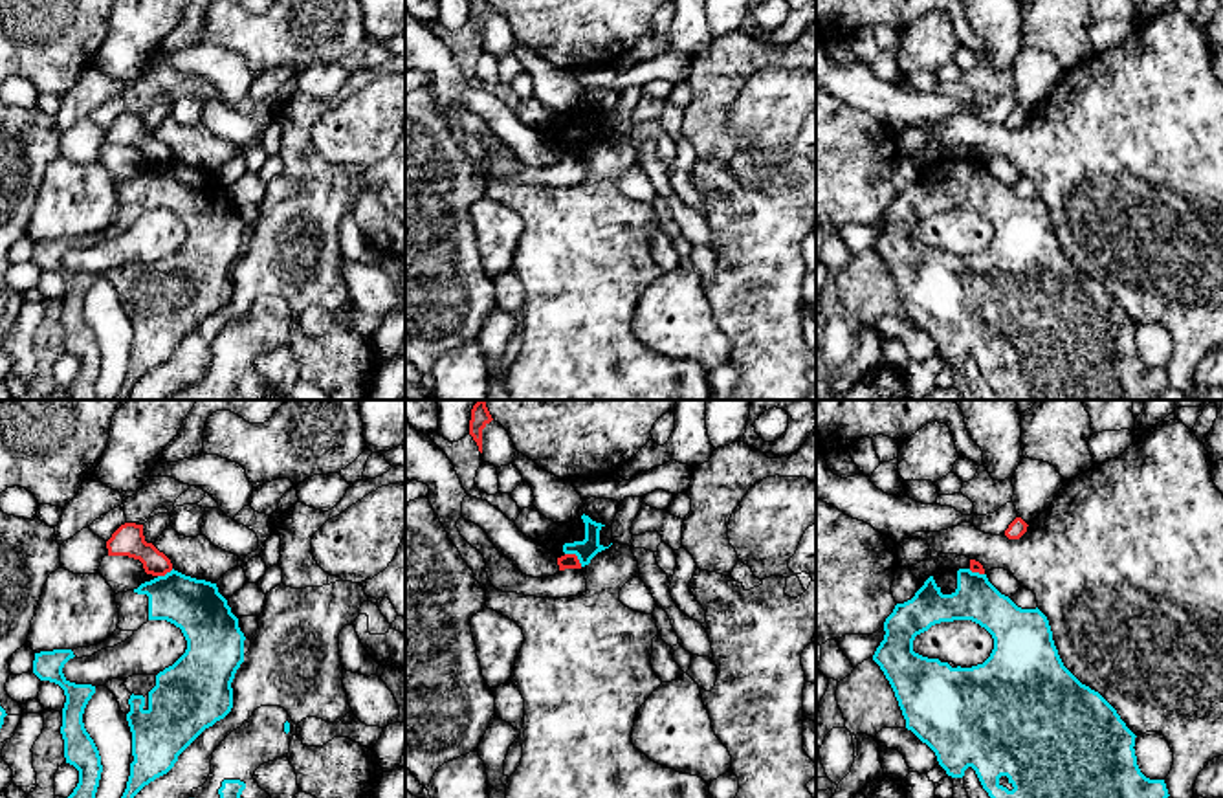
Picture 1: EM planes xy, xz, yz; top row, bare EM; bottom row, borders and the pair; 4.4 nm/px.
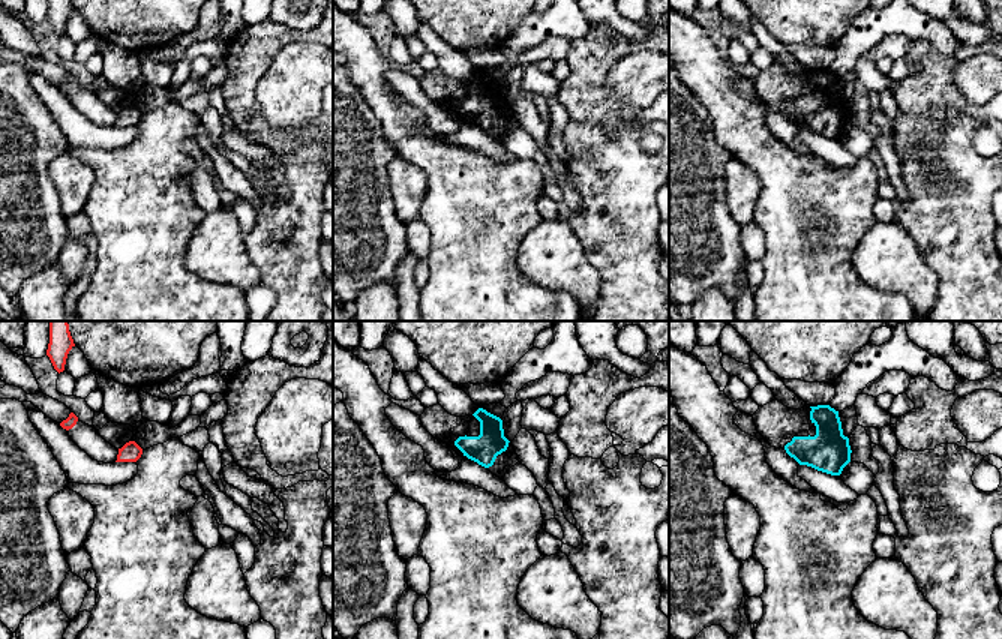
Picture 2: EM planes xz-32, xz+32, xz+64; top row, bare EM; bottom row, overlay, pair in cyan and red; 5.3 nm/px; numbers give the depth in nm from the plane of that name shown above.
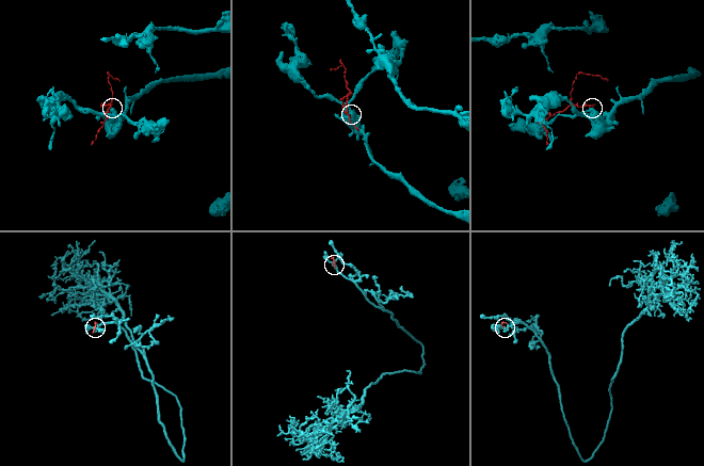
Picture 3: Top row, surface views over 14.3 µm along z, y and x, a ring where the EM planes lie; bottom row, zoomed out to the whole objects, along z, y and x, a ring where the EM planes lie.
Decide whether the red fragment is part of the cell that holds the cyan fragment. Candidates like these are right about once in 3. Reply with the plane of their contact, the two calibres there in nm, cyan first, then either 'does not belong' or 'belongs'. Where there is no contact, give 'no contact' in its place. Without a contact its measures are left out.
xz | 90/60 nm | does not belong

